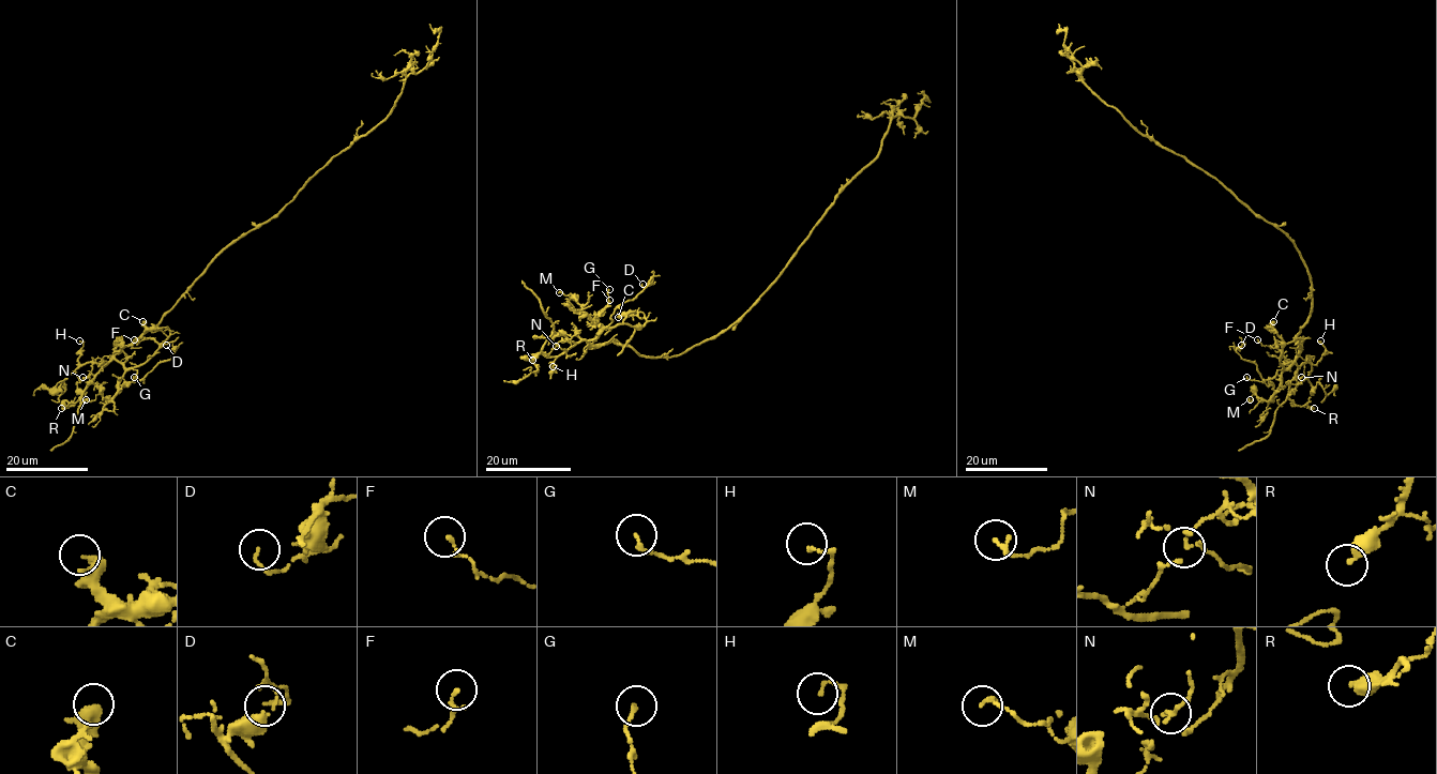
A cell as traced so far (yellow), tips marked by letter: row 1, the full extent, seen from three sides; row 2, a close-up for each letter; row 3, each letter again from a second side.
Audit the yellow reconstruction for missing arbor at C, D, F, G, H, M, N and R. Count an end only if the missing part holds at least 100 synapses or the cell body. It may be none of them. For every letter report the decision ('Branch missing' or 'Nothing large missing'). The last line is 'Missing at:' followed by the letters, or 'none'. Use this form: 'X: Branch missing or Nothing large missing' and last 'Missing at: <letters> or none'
C: Nothing large missing
D: Nothing large missing
F: Nothing large missing
G: Nothing large missing
H: Nothing large missing
M: Nothing large missing
N: Nothing large missing
R: Nothing large missing
Missing at: none

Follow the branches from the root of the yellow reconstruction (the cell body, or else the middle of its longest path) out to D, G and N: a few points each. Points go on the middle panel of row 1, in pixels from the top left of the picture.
D: (745, 313), (671, 357), (643, 357), (615, 340), (592, 345), (614, 312), (651, 278), (643, 284)
G: (745, 313), (684, 352), (643, 357), (615, 340), (589, 342), (599, 334), (593, 318), (607, 306), (609, 289)
N: (745, 313), (716, 335), (671, 357), (643, 357), (615, 340), (592, 345), (563, 339), (556, 346)

